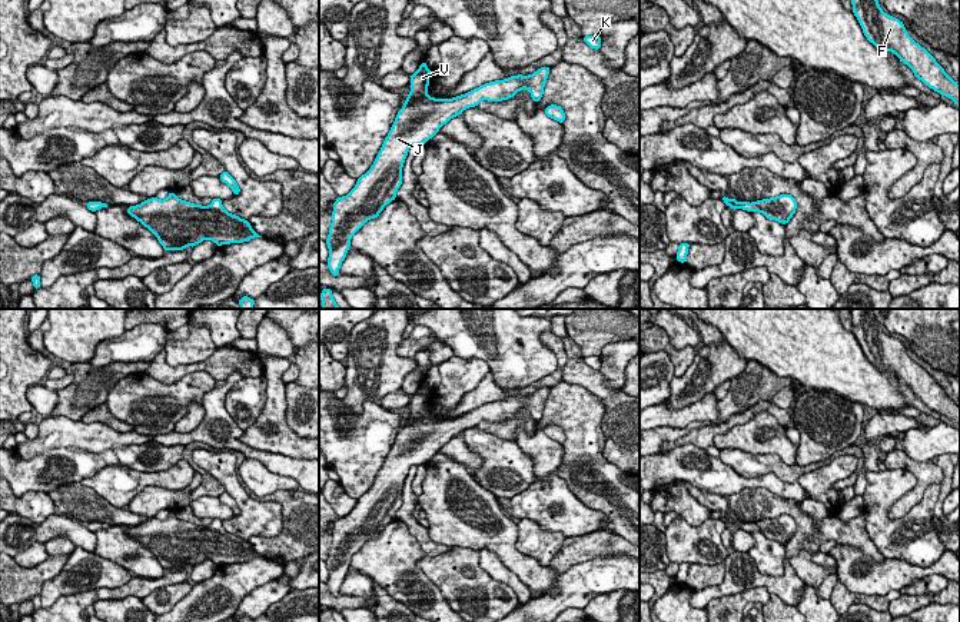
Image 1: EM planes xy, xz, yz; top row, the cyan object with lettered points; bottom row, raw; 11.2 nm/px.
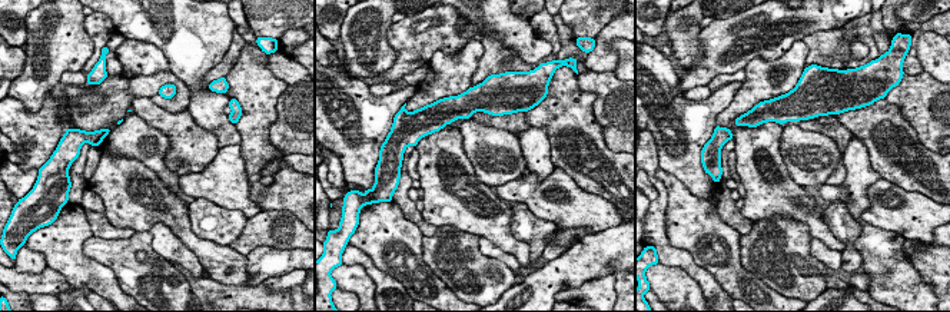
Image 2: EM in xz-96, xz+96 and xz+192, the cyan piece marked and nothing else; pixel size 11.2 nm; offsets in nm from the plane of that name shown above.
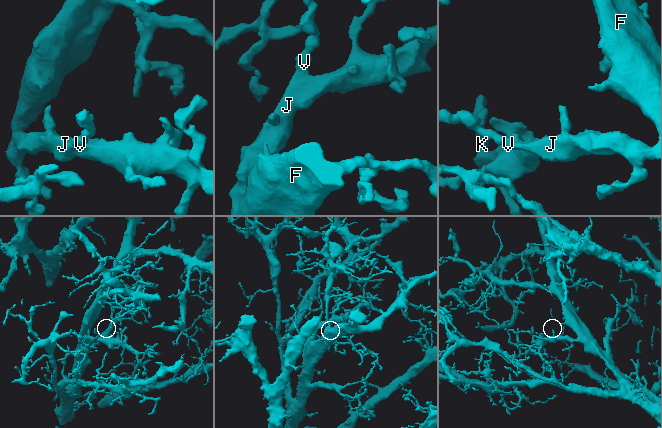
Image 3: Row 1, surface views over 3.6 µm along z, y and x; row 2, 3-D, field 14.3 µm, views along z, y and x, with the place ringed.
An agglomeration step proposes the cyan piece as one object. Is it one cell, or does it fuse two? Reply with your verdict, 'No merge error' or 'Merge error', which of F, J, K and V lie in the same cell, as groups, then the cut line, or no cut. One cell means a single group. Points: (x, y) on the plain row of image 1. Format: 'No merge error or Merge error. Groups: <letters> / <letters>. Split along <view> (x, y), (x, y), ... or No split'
No merge error. Groups: F J K V. No split

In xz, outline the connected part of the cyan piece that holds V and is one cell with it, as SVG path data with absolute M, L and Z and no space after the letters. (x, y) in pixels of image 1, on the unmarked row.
M423 382L411 395L411 413L398 432L383 465L371 486L355 508L333 523L332 543L326 565L329 569L328 588L339 596L339 588L351 568L352 556L371 539L379 536L386 525L396 519L402 505L402 488L412 465L425 465L451 439L482 420L502 422L514 418L522 409L538 423L544 415L551 387L541 387L529 396L511 396L504 400L485 403L472 412L454 419L428 416L431 390Z

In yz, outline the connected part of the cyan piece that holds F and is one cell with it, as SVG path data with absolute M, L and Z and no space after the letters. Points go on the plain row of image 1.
M851 309L853 333L864 356L878 370L893 372L910 386L914 396L926 406L947 416L960 428L960 406L949 398L936 379L916 363L896 337L886 335L871 309Z

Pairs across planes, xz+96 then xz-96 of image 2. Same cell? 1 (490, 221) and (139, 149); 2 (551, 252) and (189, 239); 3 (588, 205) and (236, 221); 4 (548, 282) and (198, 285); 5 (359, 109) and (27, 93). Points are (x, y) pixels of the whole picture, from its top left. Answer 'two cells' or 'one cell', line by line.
1: two cells
2: two cells
3: two cells
4: two cells
5: two cells

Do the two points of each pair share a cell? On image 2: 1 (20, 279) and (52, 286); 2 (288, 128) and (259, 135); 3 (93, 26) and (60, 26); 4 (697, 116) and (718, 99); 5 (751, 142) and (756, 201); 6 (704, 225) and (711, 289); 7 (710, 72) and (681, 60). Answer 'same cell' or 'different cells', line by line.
1: same cell
2: different cells
3: different cells
4: same cell
5: same cell
6: different cells
7: different cells

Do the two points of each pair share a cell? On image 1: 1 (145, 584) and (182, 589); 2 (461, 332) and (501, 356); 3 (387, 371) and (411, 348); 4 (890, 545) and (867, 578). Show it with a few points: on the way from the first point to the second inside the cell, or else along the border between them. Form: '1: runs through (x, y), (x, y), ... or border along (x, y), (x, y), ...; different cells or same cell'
1: border along (188, 578), (160, 585), (142, 599); different cells
2: runs through (471, 333), (482, 338), (491, 346); same cell
3: border along (402, 339), (397, 352), (415, 361); different cells
4: border along (886, 558), (900, 558), (919, 566); different cells

